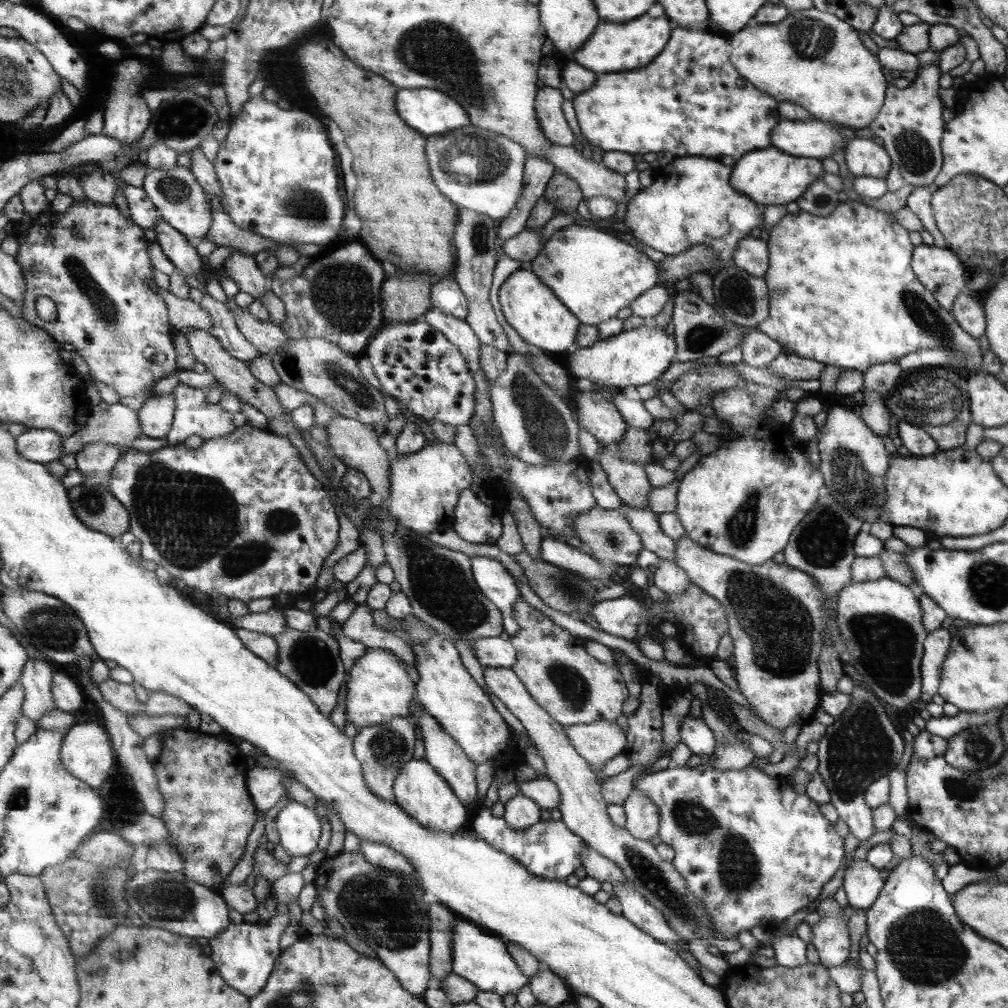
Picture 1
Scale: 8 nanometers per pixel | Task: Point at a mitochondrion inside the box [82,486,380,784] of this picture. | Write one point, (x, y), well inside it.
(314, 661)

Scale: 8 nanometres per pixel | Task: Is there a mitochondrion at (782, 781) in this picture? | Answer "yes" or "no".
no

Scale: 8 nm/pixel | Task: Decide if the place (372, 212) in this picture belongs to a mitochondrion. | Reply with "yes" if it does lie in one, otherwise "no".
no

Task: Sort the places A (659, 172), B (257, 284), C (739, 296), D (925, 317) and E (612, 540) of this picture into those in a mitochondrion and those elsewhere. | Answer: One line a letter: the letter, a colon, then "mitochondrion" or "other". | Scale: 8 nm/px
A: other
B: other
C: mitochondrion
D: mitochondrion
E: mitochondrion

